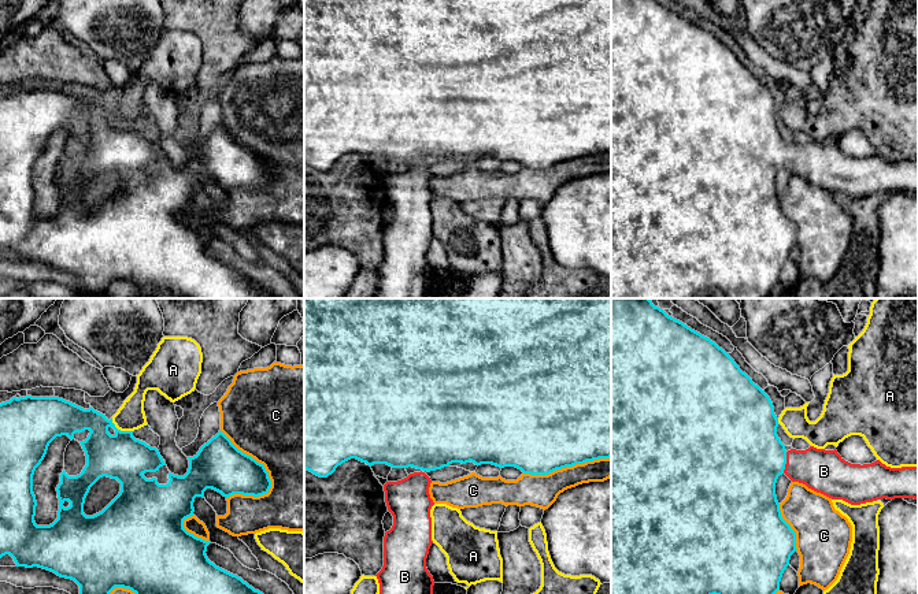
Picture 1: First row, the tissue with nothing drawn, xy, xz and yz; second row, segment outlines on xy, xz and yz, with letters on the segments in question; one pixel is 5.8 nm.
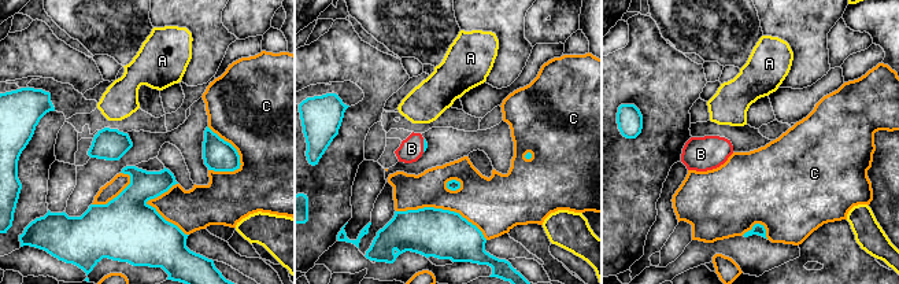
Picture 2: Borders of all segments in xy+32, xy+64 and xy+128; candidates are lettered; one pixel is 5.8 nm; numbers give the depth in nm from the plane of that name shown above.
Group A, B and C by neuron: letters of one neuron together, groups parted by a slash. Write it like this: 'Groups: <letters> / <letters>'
Groups: A / B / C

